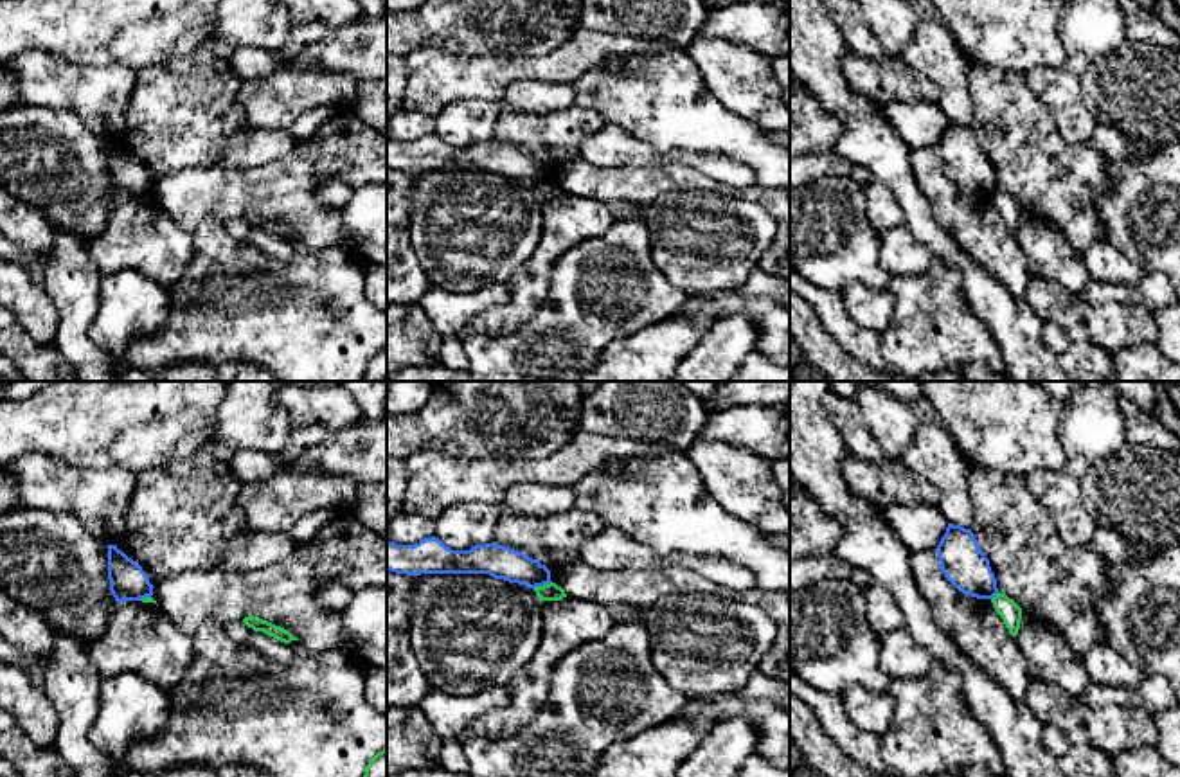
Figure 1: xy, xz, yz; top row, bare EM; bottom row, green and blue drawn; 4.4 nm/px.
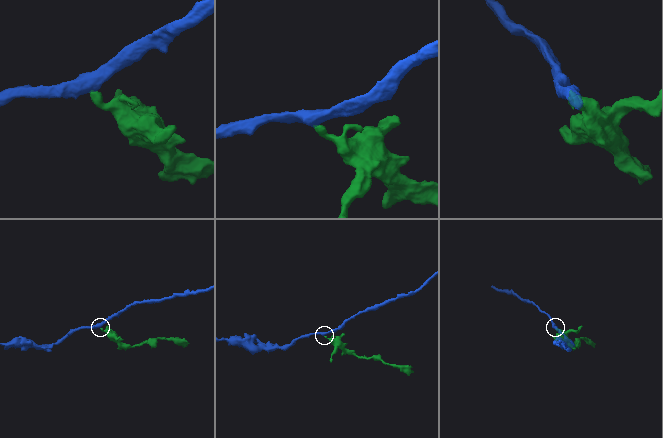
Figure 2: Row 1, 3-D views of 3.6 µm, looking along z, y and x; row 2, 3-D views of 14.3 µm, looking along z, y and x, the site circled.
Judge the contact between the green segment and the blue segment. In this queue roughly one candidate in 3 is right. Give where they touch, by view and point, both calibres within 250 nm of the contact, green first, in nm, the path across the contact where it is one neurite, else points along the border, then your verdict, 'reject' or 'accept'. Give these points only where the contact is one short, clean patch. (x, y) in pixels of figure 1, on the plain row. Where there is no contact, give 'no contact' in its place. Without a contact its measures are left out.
xz (544, 182) | 80/150 nm | along xz (551, 178), (533, 186) | reject

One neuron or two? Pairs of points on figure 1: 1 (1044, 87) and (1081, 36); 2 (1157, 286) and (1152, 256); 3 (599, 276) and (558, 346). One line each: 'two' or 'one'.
1: one
2: two
3: one

